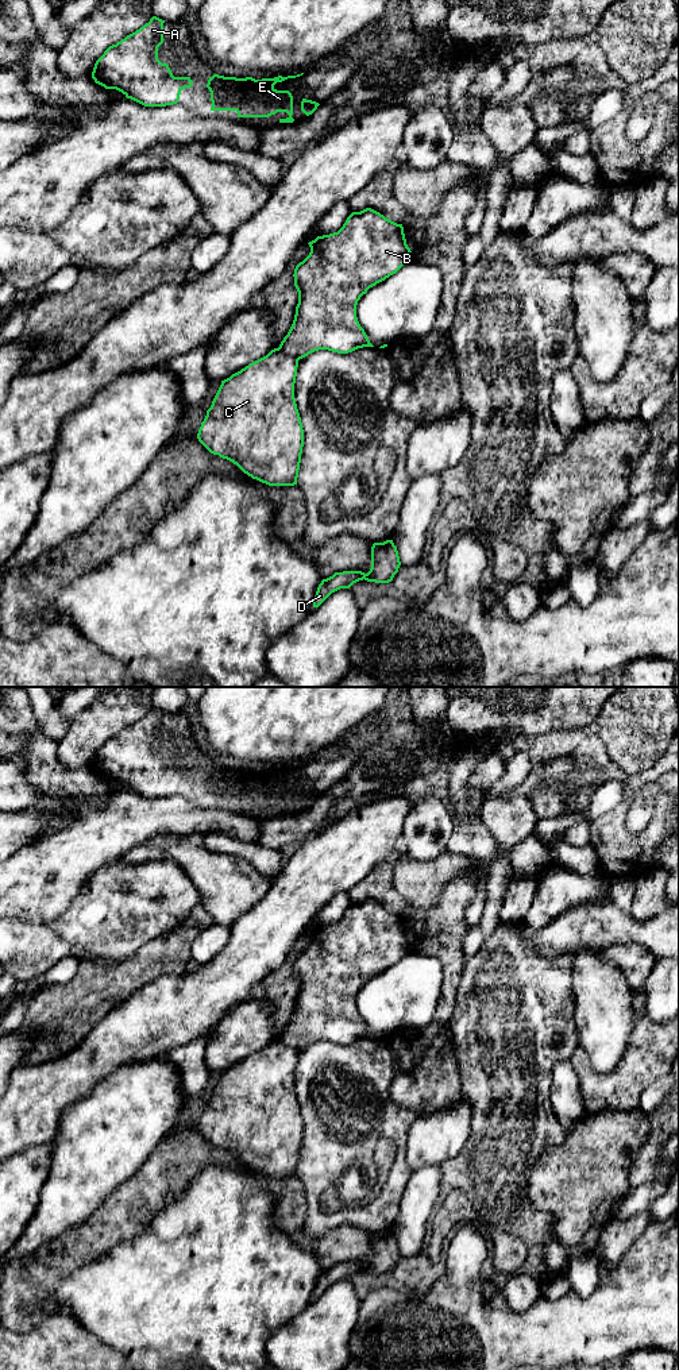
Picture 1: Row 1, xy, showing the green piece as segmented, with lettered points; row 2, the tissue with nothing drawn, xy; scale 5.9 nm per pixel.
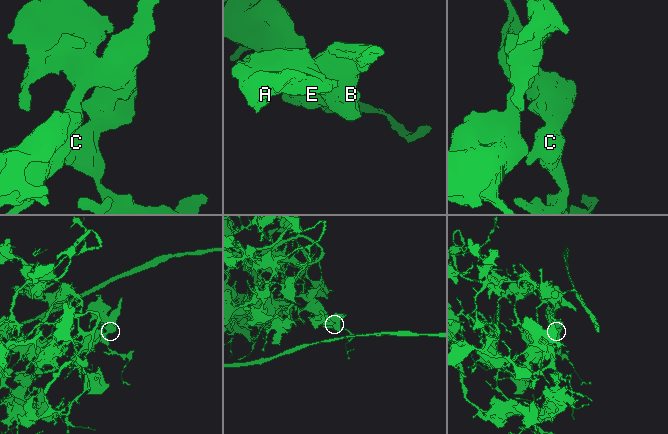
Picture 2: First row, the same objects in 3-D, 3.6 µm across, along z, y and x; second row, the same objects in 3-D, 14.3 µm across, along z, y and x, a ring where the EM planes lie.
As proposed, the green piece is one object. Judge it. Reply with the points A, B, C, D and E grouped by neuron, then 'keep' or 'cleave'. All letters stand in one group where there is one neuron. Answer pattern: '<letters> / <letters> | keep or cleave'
A B C D E | keep

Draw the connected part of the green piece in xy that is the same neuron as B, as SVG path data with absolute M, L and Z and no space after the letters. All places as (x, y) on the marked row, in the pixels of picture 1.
M371 208L352 212L337 232L317 236L308 244L310 252L293 274L298 304L288 335L278 348L221 381L197 433L198 441L211 454L232 462L244 474L269 486L297 485L304 447L304 429L294 398L298 360L319 350L348 354L374 347L358 321L358 301L412 258L402 224Z

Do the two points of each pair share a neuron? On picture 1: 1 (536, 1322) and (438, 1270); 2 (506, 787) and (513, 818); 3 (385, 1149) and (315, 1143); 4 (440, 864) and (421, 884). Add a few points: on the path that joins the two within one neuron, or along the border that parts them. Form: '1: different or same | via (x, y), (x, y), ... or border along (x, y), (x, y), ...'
1: different | border along (446, 1261), (446, 1270), (438, 1277)
2: same | via (506, 795), (506, 810)
3: different | border along (382, 1137), (389, 1138), (396, 1147), (388, 1177)
4: same | via (436, 869), (427, 879)

